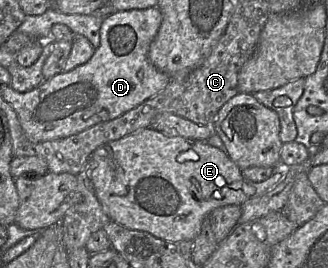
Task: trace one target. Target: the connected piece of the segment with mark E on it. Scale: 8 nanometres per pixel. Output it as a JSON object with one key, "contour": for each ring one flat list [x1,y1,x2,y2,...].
{"contour":[[151,127,101,145,94,150,88,161,96,198,113,222,175,244,195,240,203,221,216,208,226,205,242,206,248,200,274,188,283,178,284,168,279,164,273,168,273,173,267,180,251,182,243,177,242,169,223,149,211,146,207,141,168,136]]}

